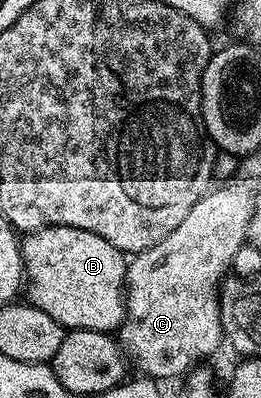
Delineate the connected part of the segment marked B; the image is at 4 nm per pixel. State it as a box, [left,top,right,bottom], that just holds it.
[22,226,128,332]

